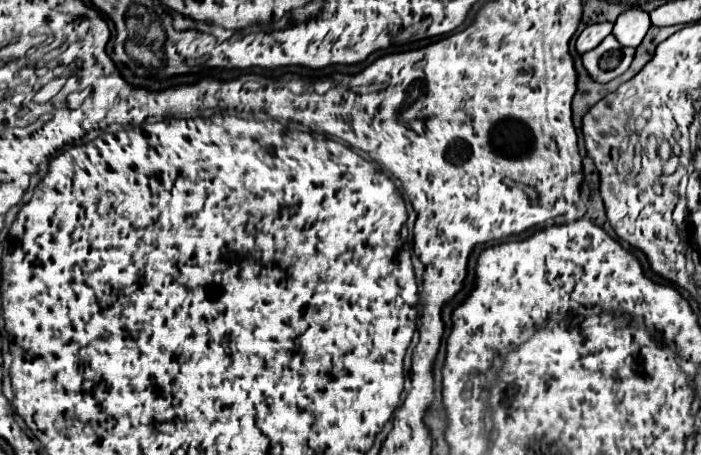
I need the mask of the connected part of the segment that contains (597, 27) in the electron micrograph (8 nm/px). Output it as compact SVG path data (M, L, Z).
M595 23L595 25L589 25L581 31L581 35L577 37L577 51L579 53L585 53L585 51L591 51L593 47L597 47L613 29L613 23Z

